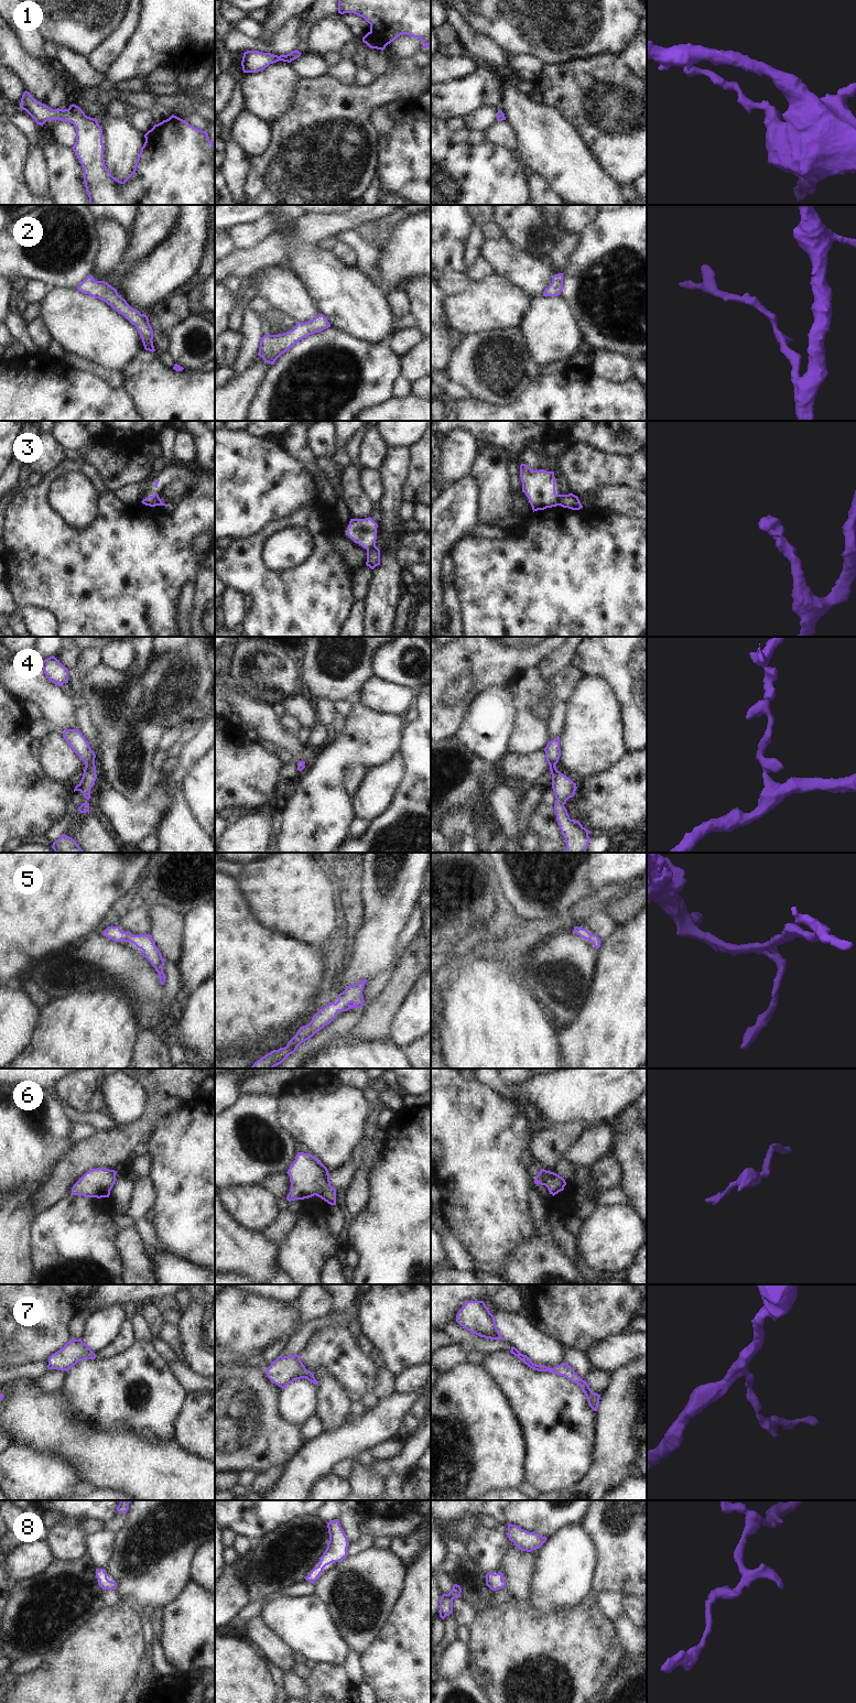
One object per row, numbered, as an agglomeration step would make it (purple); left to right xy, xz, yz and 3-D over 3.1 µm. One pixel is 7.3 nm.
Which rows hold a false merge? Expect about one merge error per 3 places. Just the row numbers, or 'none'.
3

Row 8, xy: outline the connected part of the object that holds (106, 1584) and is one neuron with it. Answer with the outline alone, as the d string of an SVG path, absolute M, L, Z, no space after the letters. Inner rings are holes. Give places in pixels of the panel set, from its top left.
M96 1569L96 1576L99 1580L98 1585L102 1590L116 1590L117 1583L107 1579L107 1573L104 1569Z

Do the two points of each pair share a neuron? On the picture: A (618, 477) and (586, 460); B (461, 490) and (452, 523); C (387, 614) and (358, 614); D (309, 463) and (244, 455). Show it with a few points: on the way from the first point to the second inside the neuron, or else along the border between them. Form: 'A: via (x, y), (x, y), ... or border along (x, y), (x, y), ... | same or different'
A: via (610, 469), (594, 468) | same
B: via (461, 498), (452, 516) | same
C: border along (363, 601), (365, 625) | different
D: border along (282, 444), (307, 470), (315, 484) | different

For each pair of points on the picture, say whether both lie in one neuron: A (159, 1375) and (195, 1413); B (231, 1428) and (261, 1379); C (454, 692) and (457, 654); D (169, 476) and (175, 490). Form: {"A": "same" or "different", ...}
{"A": "different", "B": "same", "C": "different", "D": "different"}

